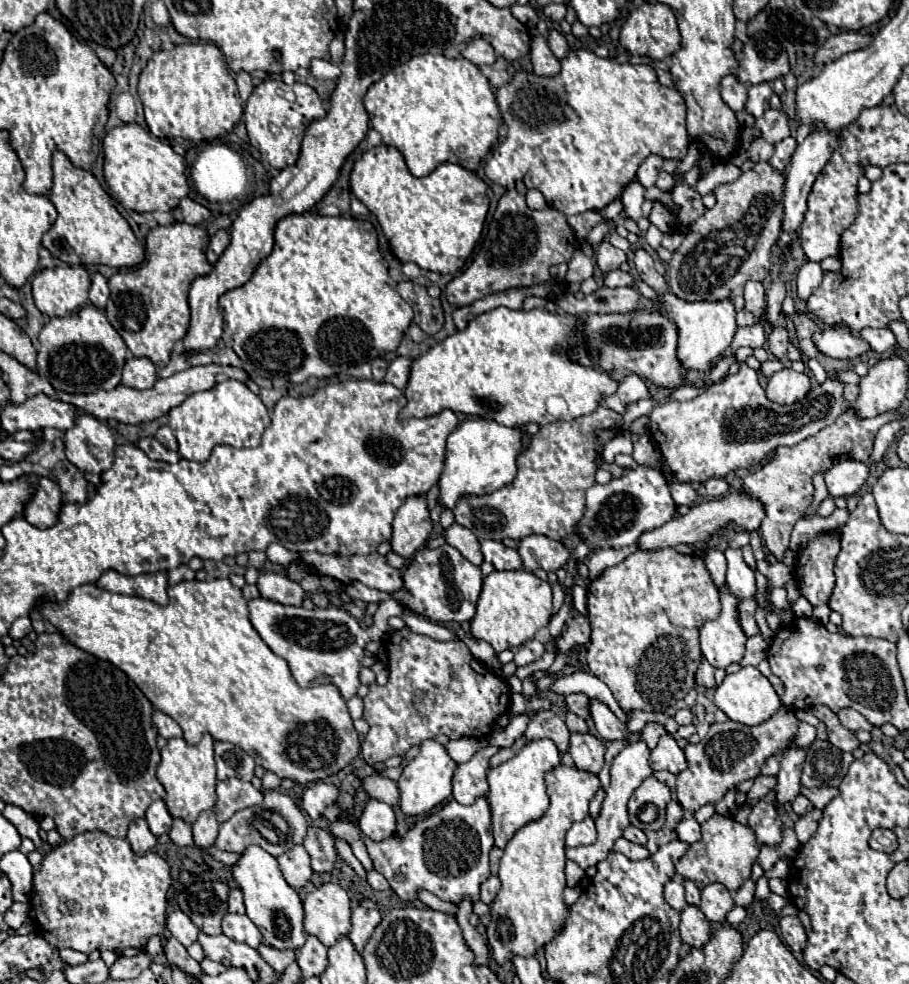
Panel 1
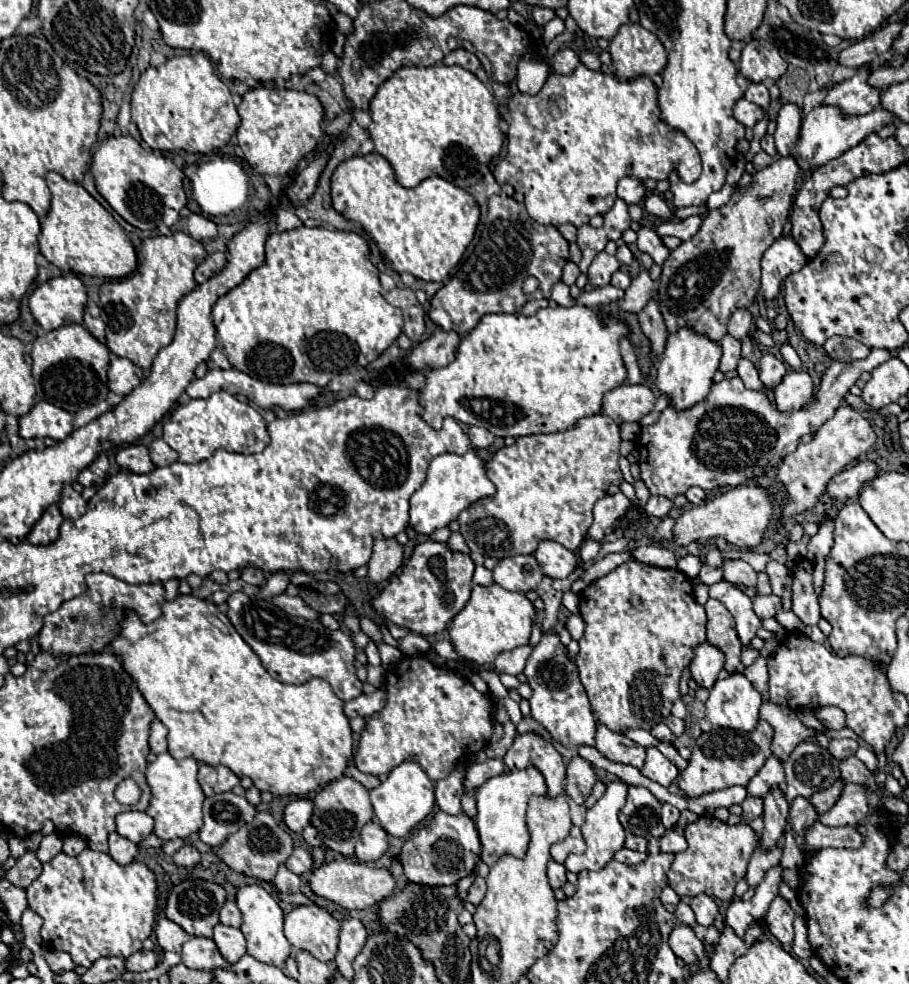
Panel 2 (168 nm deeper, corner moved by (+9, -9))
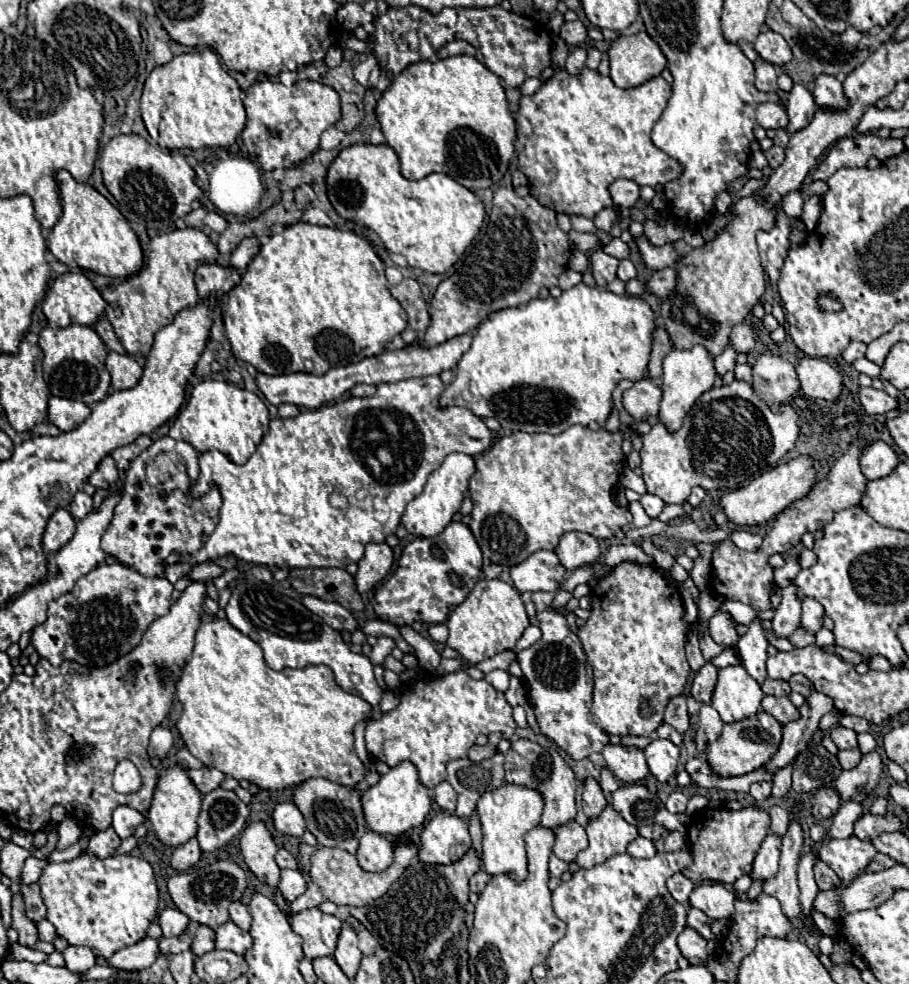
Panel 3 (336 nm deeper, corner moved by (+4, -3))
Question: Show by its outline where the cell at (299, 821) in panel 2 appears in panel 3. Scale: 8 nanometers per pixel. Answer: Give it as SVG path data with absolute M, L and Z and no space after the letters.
M293 802L277 804L273 814L273 826L283 836L301 836L305 832L305 822L301 812L297 812L297 806Z

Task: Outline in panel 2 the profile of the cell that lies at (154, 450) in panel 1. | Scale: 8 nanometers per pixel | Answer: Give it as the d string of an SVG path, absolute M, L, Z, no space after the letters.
M130 444L130 446L120 448L116 454L116 462L122 468L132 470L132 472L152 472L156 468L150 460L148 450L144 446L138 446L138 444Z

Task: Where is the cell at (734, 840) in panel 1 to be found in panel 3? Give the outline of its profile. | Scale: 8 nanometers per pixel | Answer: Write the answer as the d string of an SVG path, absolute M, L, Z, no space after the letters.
M745 806L741 810L729 808L705 808L689 824L689 840L693 850L693 864L683 870L683 874L693 880L713 880L723 884L733 884L739 876L751 872L753 858L769 832L771 818L765 810L755 806Z

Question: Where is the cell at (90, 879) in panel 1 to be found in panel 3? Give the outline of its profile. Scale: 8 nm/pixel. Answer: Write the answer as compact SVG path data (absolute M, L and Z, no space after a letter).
M87 852L71 862L47 864L47 868L39 878L39 884L41 884L43 902L47 906L47 920L57 928L57 934L73 946L91 948L95 956L111 958L117 950L137 944L147 936L147 928L157 916L159 894L157 894L153 868L143 858L135 858L129 854L115 854L101 860Z

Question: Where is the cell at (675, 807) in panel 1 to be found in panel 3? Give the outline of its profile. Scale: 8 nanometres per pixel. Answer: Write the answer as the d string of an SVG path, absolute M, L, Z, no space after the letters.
M675 790L675 792L671 792L671 796L669 796L669 800L665 802L665 806L667 806L667 810L669 810L669 812L685 812L687 796L685 796L683 792Z

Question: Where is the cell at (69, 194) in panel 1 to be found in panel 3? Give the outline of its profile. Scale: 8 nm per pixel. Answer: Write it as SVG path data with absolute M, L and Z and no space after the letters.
M67 170L55 174L63 214L49 232L49 250L69 268L91 270L107 278L127 278L141 270L143 250L137 234L131 230L127 218L93 186L79 184Z

